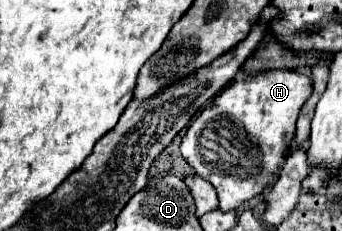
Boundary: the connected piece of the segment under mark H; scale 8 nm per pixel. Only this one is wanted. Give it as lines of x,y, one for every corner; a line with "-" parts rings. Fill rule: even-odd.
241,70
233,78
233,82
229,82
229,86
225,86
225,90
217,94
211,106
203,108
197,114
197,118
191,122
191,126
183,136
181,154
193,166
197,176
209,180
215,186
221,210
225,212
233,210
243,202
259,196
265,186
273,184
281,162
285,162
285,156
291,150
299,110
311,96
311,92
313,92
311,78
299,74
297,70
263,70
257,74

